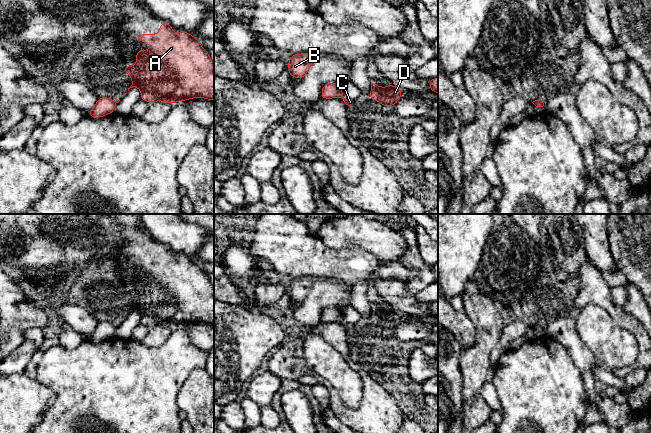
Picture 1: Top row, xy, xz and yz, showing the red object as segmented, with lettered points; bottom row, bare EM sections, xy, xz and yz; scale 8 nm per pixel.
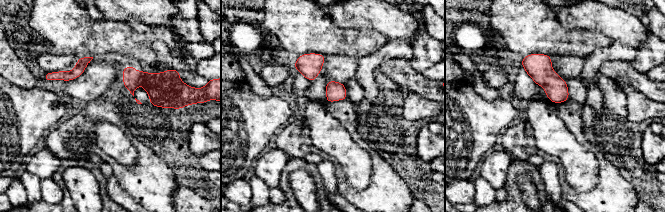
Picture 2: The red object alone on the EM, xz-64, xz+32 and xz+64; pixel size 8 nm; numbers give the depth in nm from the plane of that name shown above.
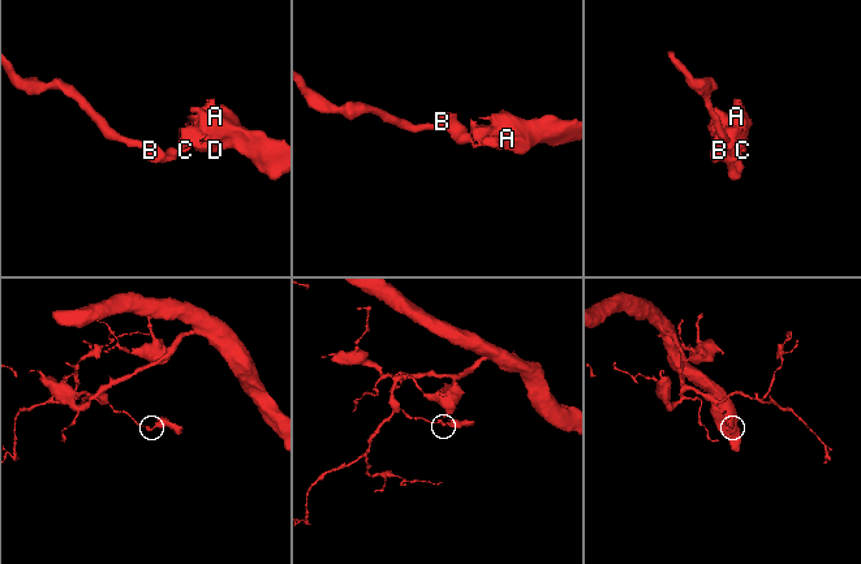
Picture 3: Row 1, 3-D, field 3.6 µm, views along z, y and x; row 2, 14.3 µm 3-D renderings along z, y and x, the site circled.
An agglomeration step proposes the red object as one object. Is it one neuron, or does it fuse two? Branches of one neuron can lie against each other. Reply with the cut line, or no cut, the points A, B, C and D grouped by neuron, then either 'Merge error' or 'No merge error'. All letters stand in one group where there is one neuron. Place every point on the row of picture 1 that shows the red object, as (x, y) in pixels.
Split along xz (338, 85), (339, 94). Groups: A C D / B. Merge error

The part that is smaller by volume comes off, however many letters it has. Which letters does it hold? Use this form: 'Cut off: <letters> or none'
Cut off: A, C, D

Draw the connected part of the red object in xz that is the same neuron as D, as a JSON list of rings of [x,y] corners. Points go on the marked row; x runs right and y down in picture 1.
[[[371,82],[369,99],[382,104],[383,106],[394,106],[402,96],[404,90],[393,86],[390,82],[387,87],[378,86]]]

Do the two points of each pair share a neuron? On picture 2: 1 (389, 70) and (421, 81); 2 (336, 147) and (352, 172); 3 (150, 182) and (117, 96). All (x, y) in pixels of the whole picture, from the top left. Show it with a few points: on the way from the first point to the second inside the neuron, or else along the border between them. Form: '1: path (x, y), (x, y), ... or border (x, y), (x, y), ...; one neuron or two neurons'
1: path (397, 70), (413, 81); one neuron
2: path (342, 153), (352, 163), (352, 166); one neuron
3: border (105, 100), (113, 102), (121, 110); two neurons

